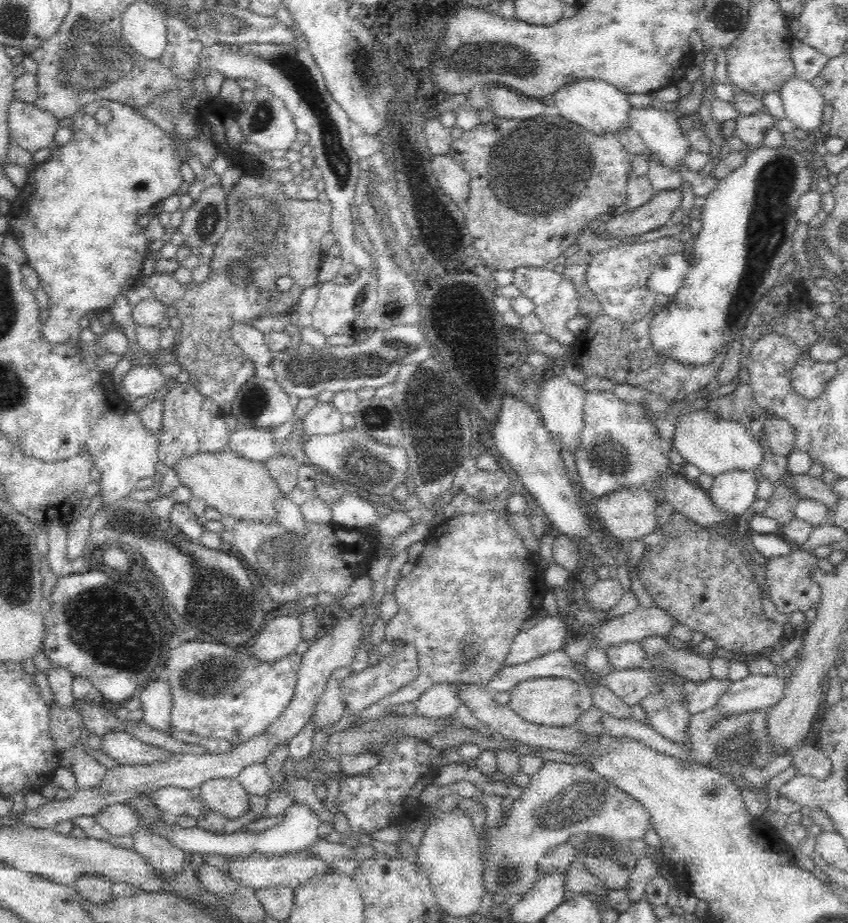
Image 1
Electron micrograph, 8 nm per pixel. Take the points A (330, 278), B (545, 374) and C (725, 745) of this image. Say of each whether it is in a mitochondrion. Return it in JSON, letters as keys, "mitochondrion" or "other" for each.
{"A":"other","B":"other","C":"mitochondrion"}

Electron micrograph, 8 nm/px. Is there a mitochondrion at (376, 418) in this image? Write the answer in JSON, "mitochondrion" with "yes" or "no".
{"mitochondrion":"yes"}

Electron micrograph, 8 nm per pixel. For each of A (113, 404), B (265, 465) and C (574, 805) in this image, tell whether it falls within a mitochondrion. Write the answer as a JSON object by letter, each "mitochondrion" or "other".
{"A":"other","B":"other","C":"mitochondrion"}

